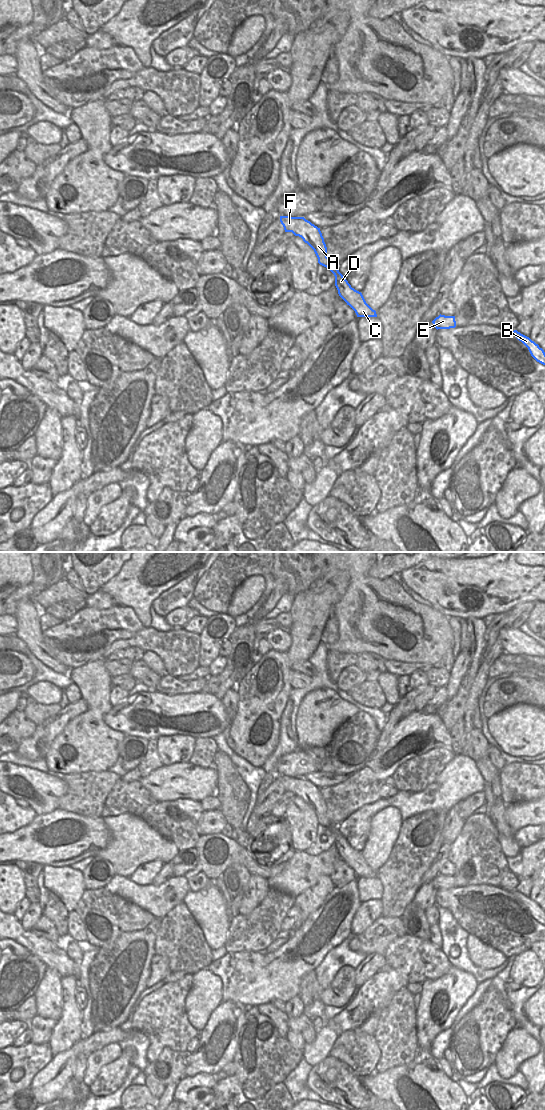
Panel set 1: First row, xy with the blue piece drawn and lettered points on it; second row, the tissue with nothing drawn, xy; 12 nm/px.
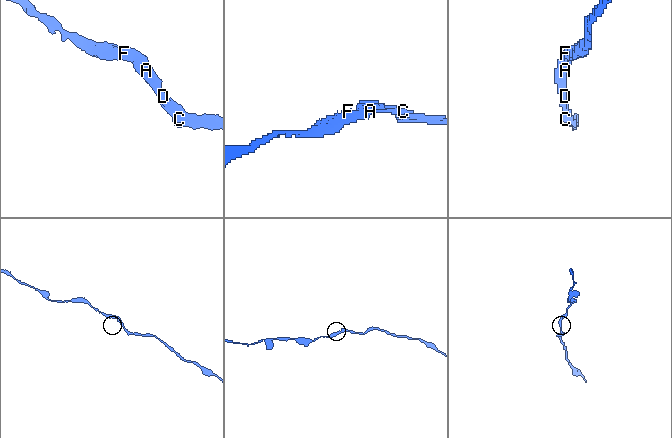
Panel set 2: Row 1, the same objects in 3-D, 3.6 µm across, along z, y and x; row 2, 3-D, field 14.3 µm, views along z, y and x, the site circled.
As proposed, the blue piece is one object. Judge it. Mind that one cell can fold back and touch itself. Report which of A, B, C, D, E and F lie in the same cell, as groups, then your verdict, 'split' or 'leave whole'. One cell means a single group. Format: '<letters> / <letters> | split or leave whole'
A B C D E F | leave whole

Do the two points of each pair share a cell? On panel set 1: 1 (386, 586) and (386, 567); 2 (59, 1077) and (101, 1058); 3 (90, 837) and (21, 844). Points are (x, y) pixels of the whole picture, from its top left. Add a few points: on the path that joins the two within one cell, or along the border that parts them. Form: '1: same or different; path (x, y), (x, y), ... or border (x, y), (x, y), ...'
1: different; border (367, 572), (370, 576), (376, 578), (392, 576)
2: different; border (108, 1044), (86, 1055)
3: same; path (73, 844), (49, 848), (38, 844)

